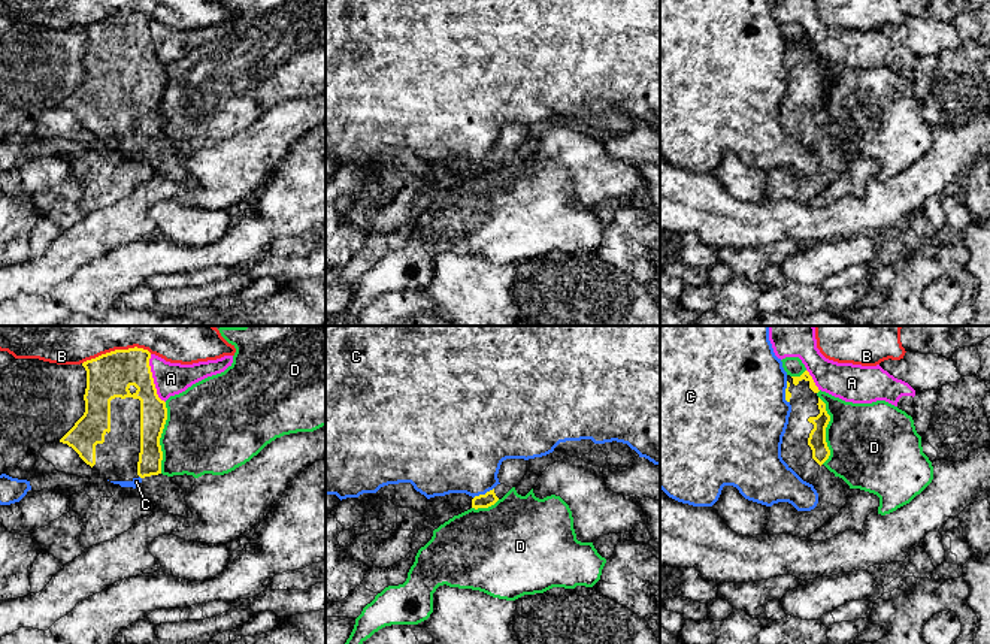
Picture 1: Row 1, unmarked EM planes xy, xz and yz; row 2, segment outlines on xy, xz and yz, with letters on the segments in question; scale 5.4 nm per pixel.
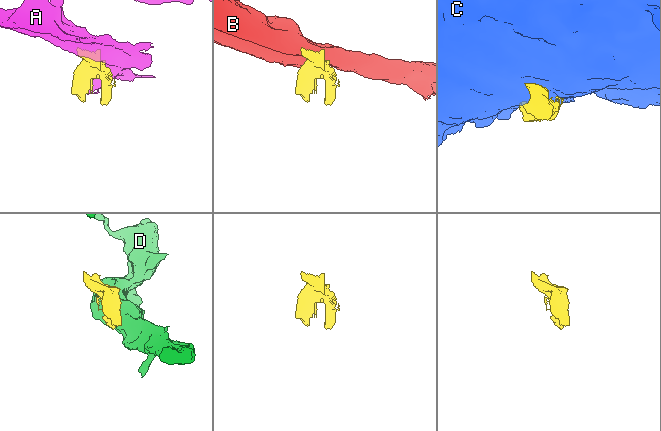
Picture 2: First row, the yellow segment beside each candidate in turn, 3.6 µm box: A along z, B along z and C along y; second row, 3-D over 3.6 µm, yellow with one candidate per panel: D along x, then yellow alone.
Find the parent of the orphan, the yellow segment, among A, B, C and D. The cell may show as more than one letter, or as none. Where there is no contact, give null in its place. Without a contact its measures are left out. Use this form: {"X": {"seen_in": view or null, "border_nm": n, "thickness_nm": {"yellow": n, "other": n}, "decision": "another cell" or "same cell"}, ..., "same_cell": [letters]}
{"A": {"seen_in": "xy", "border_nm": 280, "thickness_nm": {"yellow": 240, "other": 180}, "decision": "another cell"}, "B": {"seen_in": "xy", "border_nm": 380, "thickness_nm": {"yellow": 240, "other": 160}, "decision": "another cell"}, "C": {"seen_in": "xz", "border_nm": 130, "thickness_nm": {"yellow": 80, "other": 420}, "decision": "another cell"}, "D": {"seen_in": "xy", "border_nm": 380, "thickness_nm": {"yellow": 140, "other": 440}, "decision": "another cell"}, "same_cell": []}

